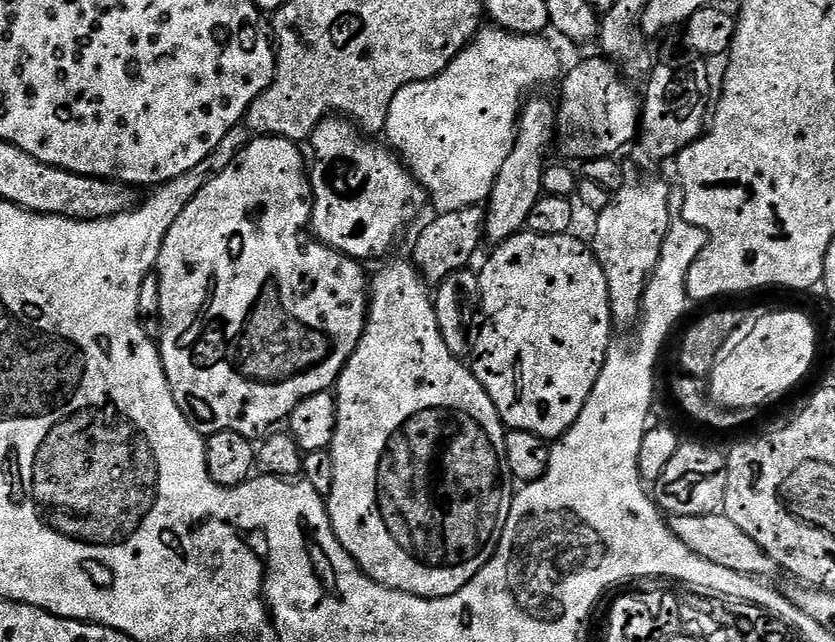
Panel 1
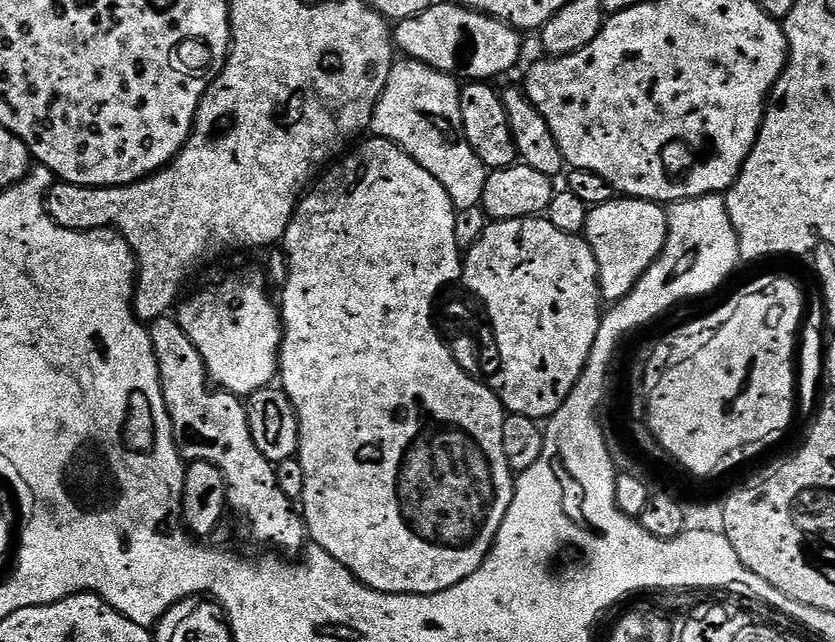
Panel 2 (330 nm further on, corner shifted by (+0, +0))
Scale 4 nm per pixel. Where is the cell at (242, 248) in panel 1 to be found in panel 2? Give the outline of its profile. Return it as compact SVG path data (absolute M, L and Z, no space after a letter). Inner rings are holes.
M240 272L237 276L228 276L221 284L212 284L192 297L181 299L175 309L174 318L180 328L194 342L194 350L208 371L209 381L217 389L232 392L238 397L247 398L258 390L269 387L277 379L280 366L280 339L284 337L282 321L277 305L268 297L266 276L260 272Z

